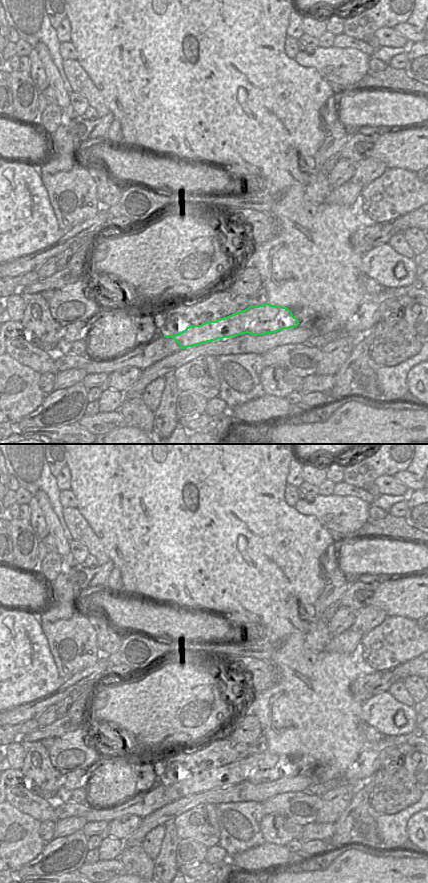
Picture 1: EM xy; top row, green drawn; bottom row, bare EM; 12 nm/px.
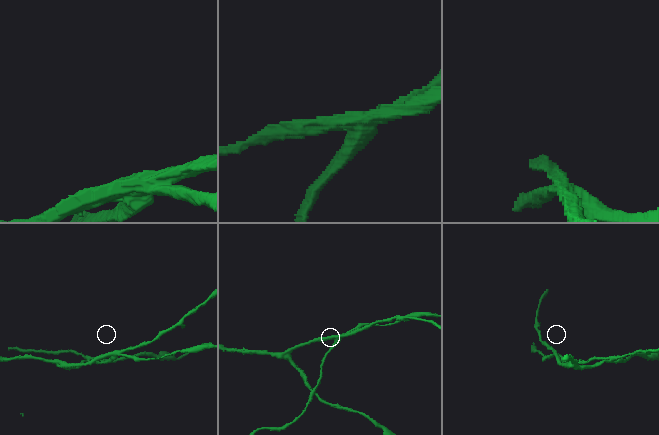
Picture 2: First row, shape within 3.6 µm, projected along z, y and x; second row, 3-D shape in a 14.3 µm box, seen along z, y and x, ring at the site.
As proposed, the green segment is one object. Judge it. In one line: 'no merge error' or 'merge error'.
merge error

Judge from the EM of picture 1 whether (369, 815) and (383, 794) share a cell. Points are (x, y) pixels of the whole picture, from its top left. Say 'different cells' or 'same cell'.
different cells

